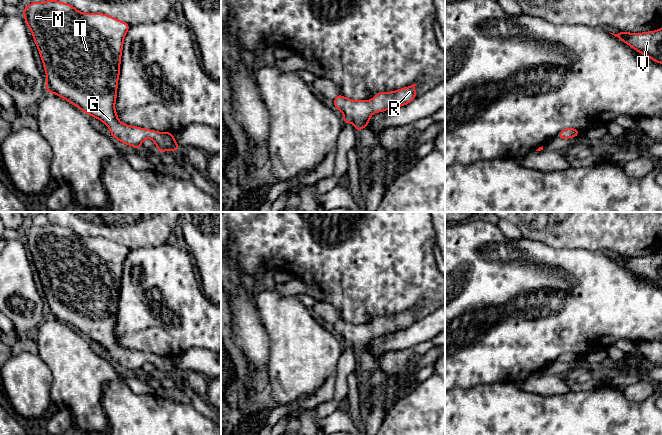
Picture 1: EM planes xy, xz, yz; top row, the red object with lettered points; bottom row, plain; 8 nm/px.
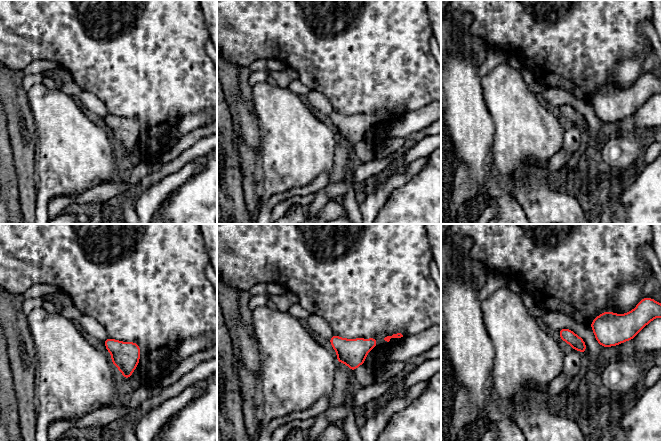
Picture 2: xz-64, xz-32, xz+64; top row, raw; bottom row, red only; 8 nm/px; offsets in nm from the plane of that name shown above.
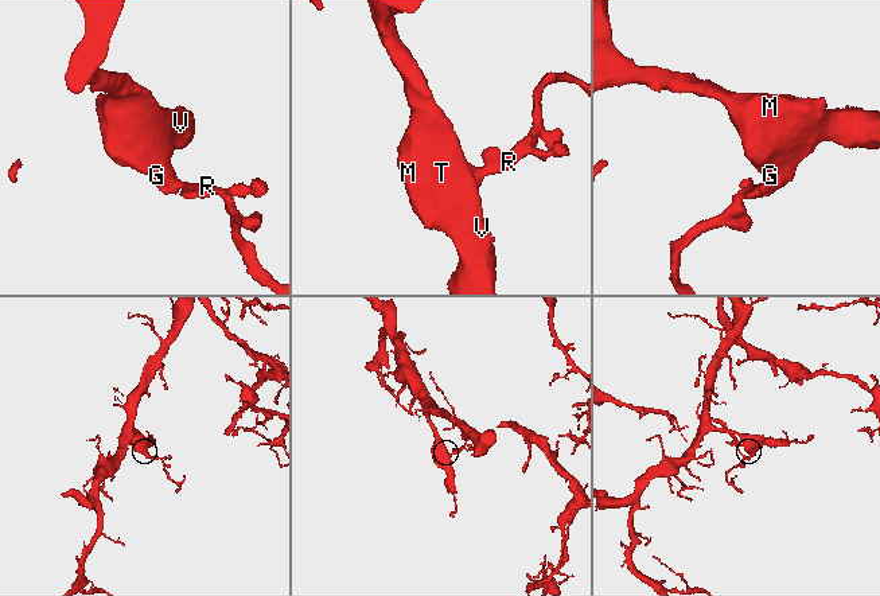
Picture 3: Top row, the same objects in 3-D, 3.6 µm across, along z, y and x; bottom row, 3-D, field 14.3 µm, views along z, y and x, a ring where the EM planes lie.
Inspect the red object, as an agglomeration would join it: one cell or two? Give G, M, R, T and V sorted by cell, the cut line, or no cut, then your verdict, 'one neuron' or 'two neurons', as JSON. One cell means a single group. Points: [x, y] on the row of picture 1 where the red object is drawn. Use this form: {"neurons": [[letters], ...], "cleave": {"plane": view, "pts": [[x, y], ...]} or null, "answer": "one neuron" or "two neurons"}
{"neurons": [["G", "M", "R", "T", "V"]], "cleave": null, "answer": "one neuron"}

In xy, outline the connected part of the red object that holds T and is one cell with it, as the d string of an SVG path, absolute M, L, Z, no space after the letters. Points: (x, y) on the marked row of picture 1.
M47 0L42 3L33 2L23 8L26 25L30 28L33 40L37 45L46 73L46 90L48 93L56 94L66 101L77 106L86 114L102 121L111 131L112 138L138 150L141 143L150 138L157 146L157 151L177 151L179 146L172 132L157 132L141 127L129 126L119 121L115 110L117 98L118 79L120 74L120 63L123 42L130 25L112 16L103 13L81 13L71 4L56 0Z

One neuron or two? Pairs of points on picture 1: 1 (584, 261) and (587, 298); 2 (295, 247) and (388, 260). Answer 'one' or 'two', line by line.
1: one
2: one

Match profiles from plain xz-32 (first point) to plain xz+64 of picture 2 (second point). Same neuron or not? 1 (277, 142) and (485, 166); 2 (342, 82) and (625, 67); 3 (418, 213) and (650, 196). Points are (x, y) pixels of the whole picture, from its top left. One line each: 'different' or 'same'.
1: different
2: different
3: same

